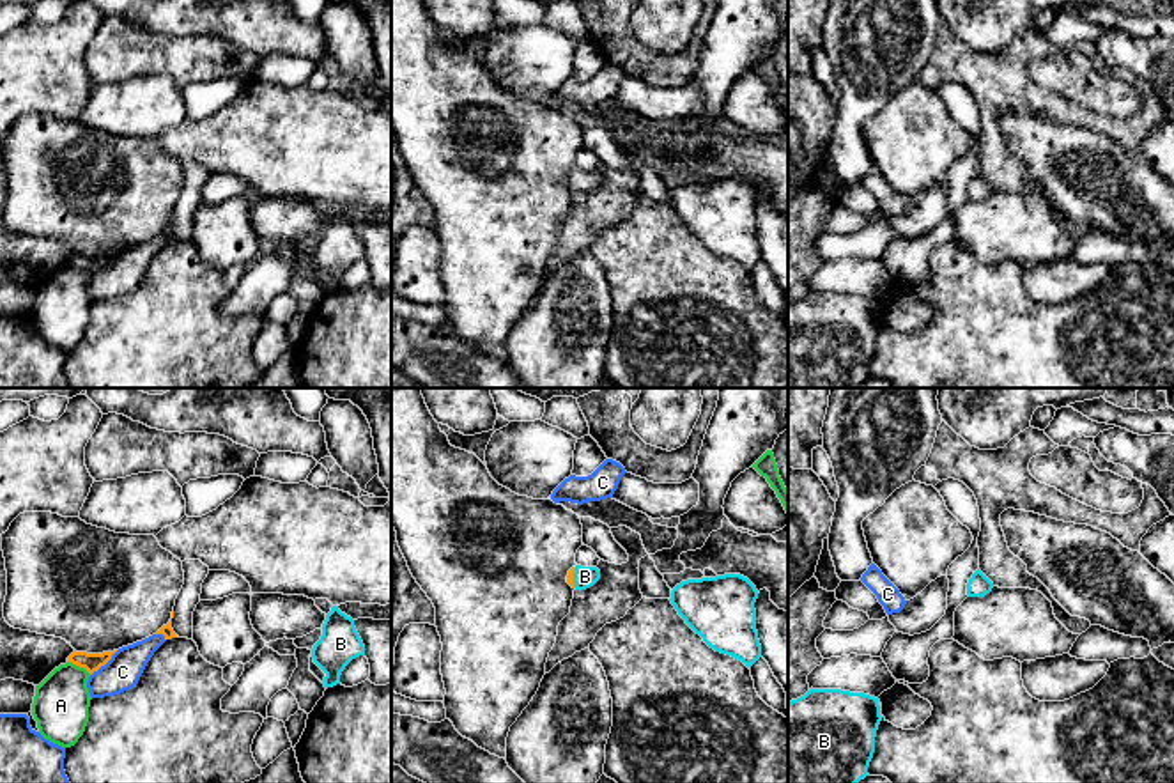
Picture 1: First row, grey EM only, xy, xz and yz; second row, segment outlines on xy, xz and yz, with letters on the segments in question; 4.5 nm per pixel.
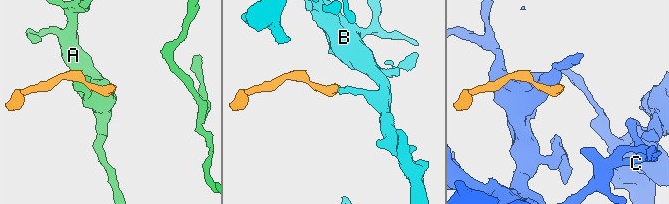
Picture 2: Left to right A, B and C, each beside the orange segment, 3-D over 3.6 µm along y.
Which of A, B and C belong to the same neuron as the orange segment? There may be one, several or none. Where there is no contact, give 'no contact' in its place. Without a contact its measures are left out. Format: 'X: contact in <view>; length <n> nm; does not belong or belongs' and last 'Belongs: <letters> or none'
A: contact in xy; length 130 nm; does not belong
B: contact in xz; length 100 nm; belongs
C: contact in xy; length 170 nm; does not belong
Belongs: B

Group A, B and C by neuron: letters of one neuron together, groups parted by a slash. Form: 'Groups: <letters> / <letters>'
Groups: A / B / C

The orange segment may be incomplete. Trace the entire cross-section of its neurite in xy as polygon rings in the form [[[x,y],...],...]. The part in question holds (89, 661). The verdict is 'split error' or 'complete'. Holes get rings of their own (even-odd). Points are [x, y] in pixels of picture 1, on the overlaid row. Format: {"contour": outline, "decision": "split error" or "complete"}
{"contour": [[[117,650],[113,652],[103,652],[103,654],[87,654],[87,652],[73,652],[69,657],[67,657],[67,663],[73,663],[80,668],[85,668],[90,675],[94,671],[97,671],[101,666],[104,666],[112,655],[115,654]]], "decision": "complete"}

